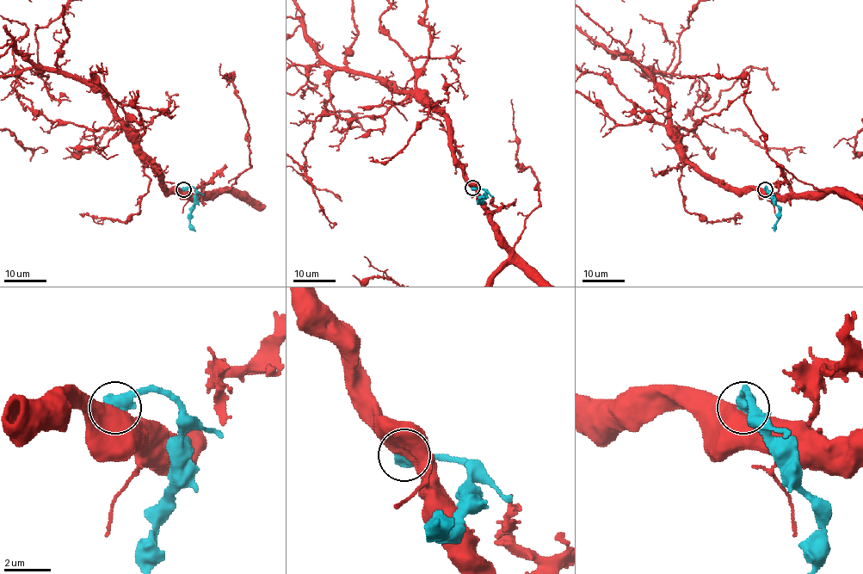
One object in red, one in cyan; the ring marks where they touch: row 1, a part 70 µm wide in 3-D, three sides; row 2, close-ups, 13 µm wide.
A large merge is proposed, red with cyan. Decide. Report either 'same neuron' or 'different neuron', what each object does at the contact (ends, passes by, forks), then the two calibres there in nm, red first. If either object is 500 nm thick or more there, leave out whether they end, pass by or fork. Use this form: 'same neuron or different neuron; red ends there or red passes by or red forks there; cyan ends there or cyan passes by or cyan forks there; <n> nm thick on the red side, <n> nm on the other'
different neuron; 850 nm thick on the red side, 700 nm on the other

